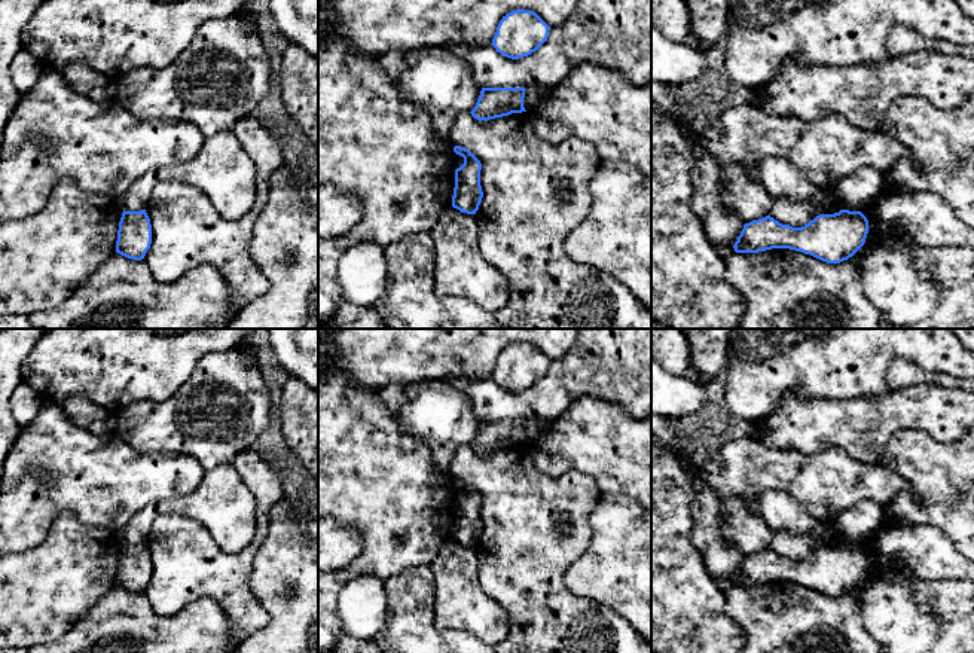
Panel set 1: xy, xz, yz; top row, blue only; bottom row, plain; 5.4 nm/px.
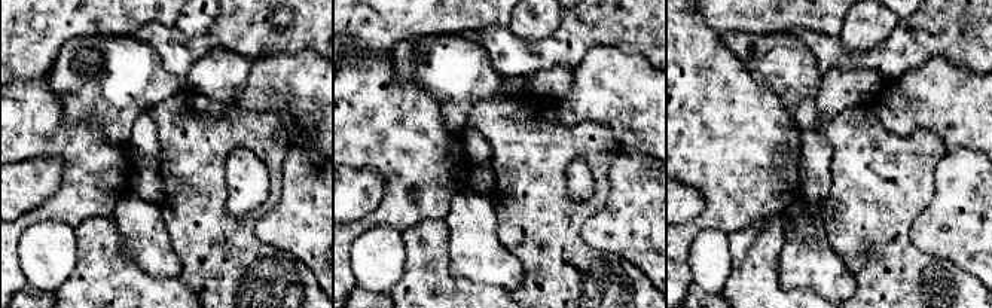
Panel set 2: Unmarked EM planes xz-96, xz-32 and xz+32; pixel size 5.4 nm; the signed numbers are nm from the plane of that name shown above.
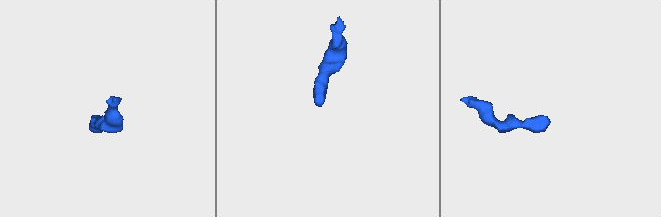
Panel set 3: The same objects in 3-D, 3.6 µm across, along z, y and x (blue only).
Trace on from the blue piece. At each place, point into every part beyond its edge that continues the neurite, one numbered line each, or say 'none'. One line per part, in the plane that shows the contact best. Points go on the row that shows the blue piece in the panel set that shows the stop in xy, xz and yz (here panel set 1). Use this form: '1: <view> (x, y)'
none

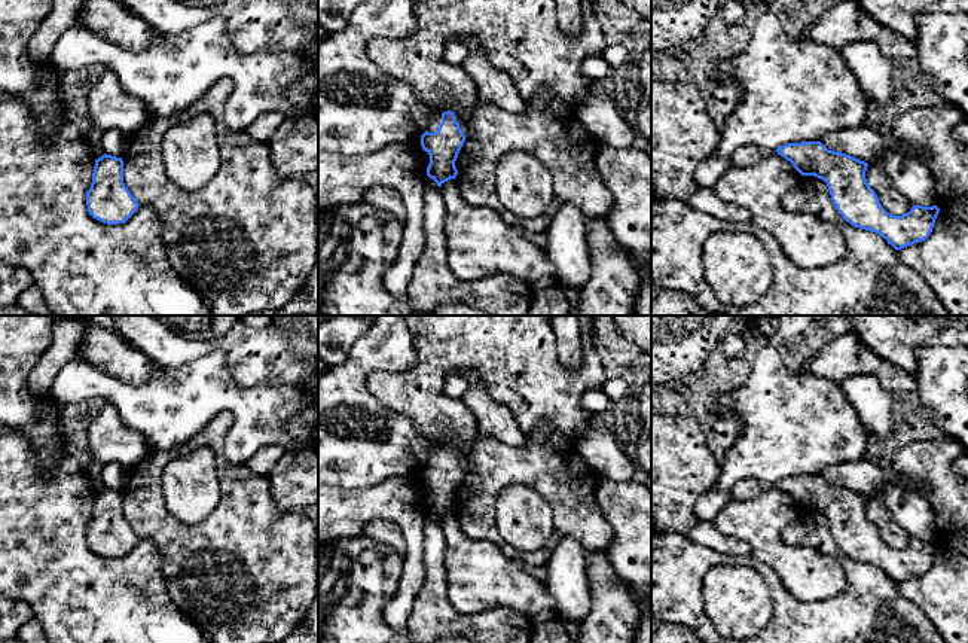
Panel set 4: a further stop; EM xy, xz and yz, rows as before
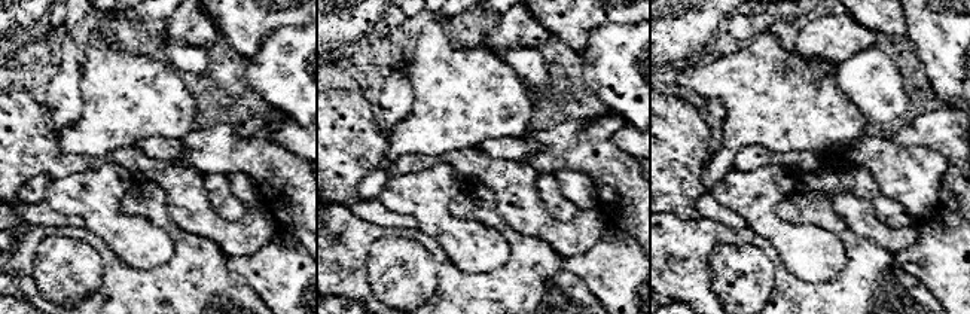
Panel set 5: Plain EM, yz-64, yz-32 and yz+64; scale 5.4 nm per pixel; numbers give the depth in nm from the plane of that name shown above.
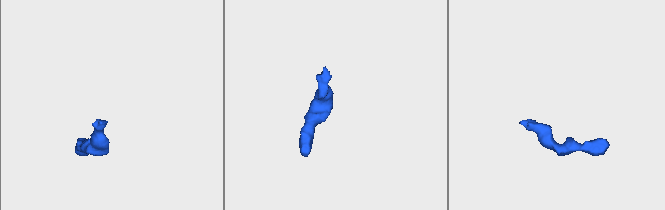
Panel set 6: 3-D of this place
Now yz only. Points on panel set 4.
none

